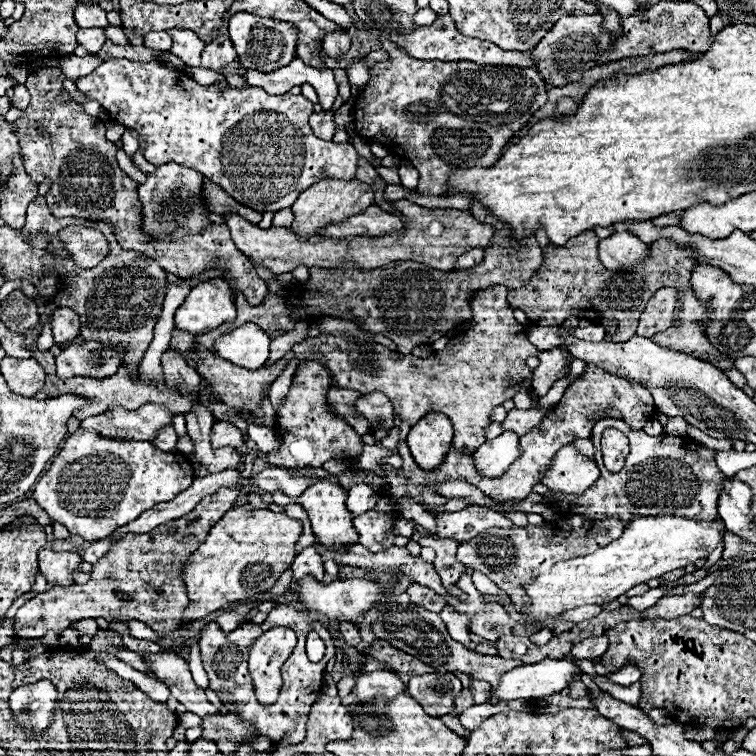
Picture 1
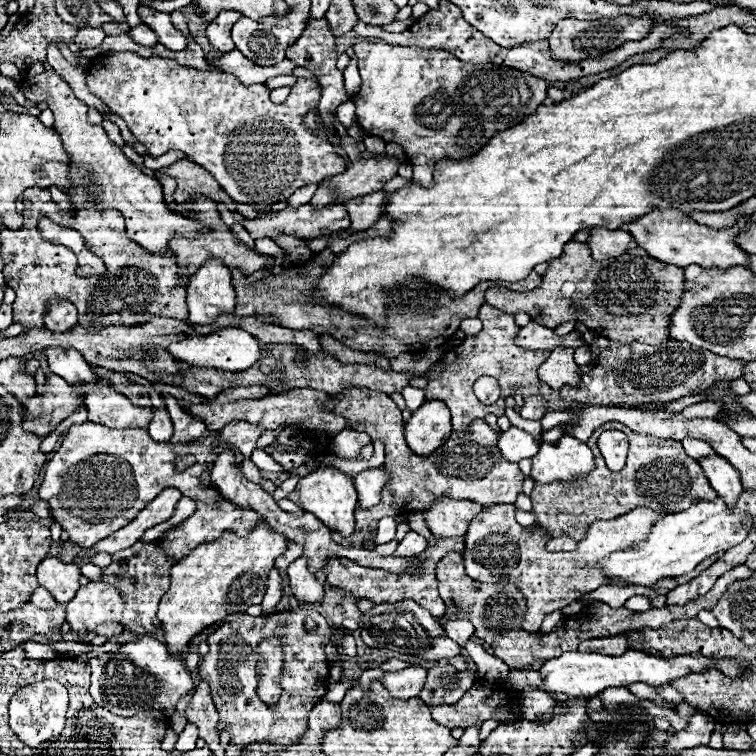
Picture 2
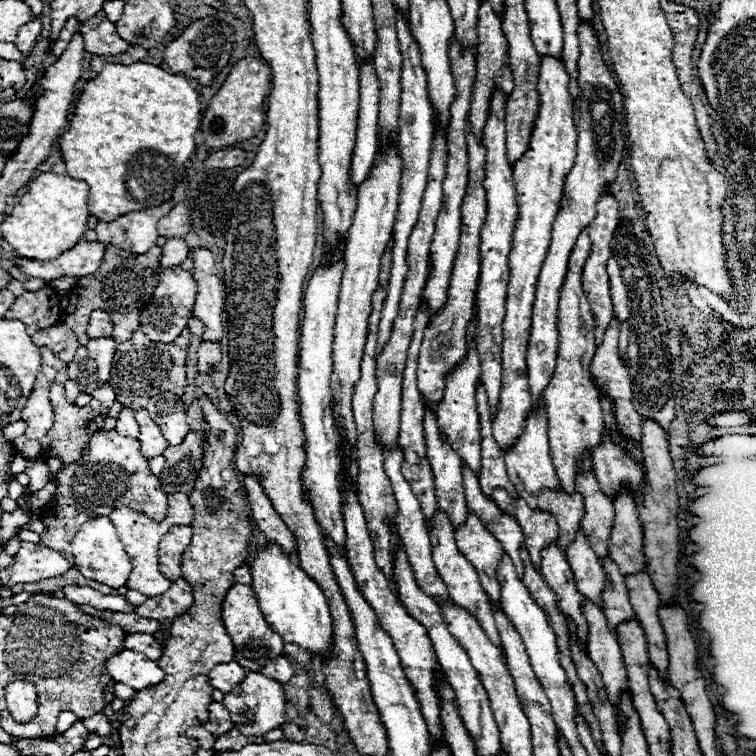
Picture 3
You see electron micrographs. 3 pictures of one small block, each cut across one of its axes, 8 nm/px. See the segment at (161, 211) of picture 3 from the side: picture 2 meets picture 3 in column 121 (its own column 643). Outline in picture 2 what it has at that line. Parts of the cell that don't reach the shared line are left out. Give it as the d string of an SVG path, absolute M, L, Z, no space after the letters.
M670 210L670 212L650 212L640 220L636 220L634 224L628 224L626 232L630 232L636 244L642 246L650 256L666 264L674 264L680 268L686 268L690 264L700 264L702 268L718 268L718 270L726 270L732 266L750 268L748 254L736 244L740 226L716 230L710 226L696 224L684 212Z

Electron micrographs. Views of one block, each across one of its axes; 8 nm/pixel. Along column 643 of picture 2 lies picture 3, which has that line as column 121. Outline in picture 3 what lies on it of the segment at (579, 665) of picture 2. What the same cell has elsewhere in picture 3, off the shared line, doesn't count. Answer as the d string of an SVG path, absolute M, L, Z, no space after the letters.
M124 650L106 660L106 672L114 682L122 682L134 688L136 692L160 684L166 676L156 662L148 660L146 656L134 650Z

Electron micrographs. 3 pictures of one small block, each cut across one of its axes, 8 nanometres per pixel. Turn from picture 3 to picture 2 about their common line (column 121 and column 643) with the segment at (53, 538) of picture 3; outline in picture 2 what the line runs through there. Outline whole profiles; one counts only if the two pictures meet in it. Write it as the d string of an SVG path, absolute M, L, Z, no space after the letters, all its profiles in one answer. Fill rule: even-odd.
M606 422L594 430L592 438L586 444L590 444L594 452L594 462L596 462L596 472L594 476L590 476L590 480L574 480L574 484L570 482L534 484L532 506L536 512L536 524L544 526L551 538L568 535L574 540L580 540L584 536L586 524L592 524L594 520L610 520L638 506L678 512L682 508L690 508L690 504L698 500L718 498L718 494L710 488L698 460L686 456L678 440L644 436L644 434L632 432L620 422ZM604 430L624 430L628 434L628 440L630 440L628 462L620 472L610 472L606 470L606 464L600 464L598 436Z

